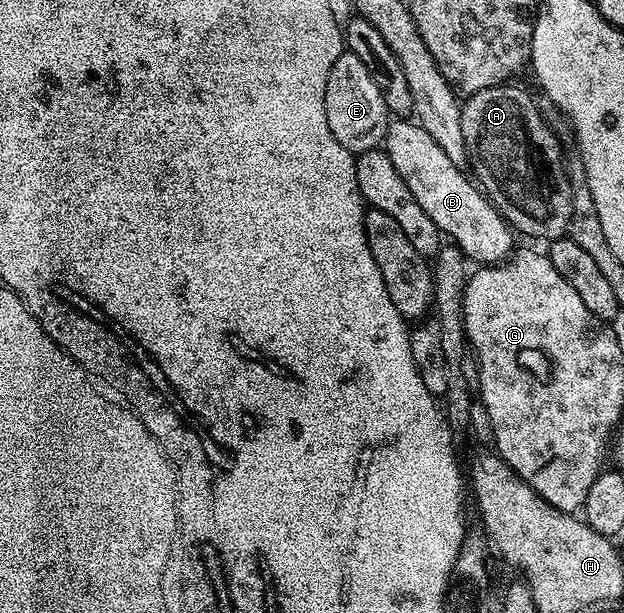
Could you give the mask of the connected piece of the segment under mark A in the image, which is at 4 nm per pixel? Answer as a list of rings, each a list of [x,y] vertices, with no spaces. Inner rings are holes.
[[[515,85],[486,87],[475,95],[466,96],[461,106],[461,133],[467,146],[469,167],[475,170],[474,182],[518,234],[520,231],[523,235],[550,241],[567,234],[569,217],[573,213],[573,183],[567,180],[559,139],[551,132],[554,131],[552,124],[543,118],[536,96],[511,86]]]

